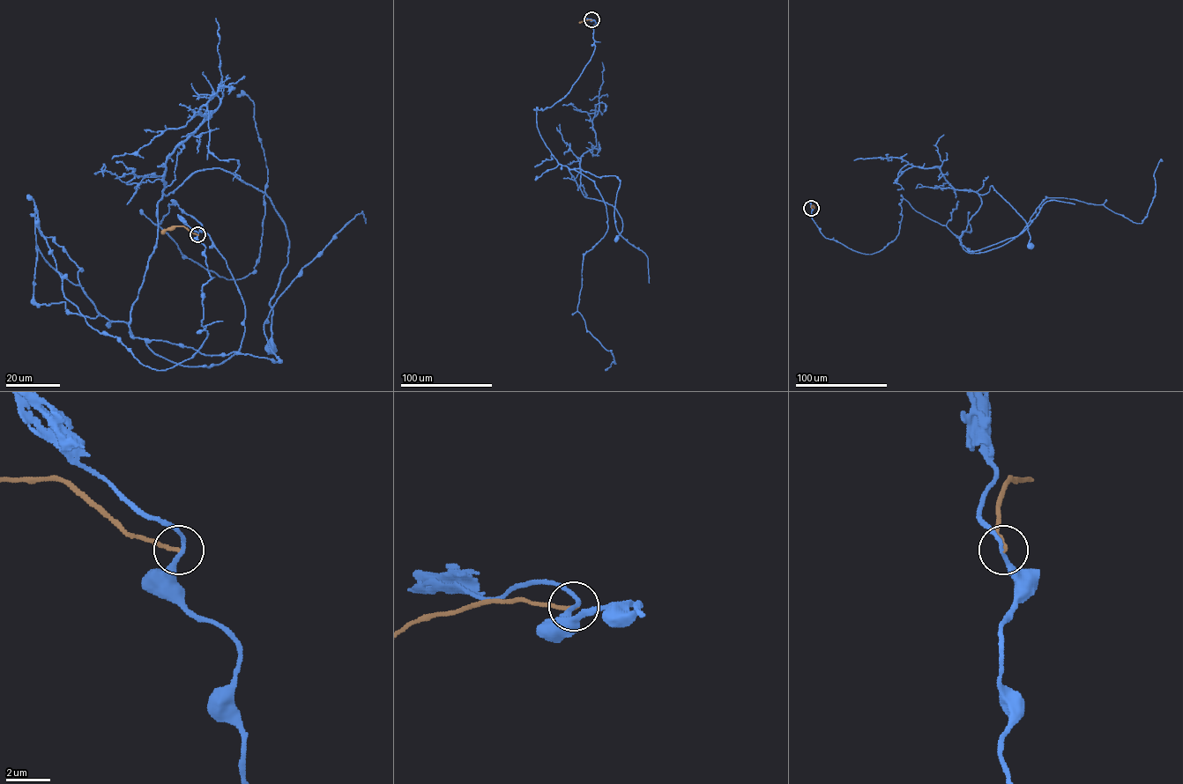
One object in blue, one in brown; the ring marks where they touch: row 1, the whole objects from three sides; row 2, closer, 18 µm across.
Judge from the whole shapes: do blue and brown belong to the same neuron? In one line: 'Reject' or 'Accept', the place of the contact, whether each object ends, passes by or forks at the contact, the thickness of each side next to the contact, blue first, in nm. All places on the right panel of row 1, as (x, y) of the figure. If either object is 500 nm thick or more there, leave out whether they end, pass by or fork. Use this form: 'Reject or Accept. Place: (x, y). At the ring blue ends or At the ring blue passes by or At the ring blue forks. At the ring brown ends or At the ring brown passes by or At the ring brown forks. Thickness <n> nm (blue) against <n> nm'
Reject. Place: (811, 208). At the ring blue passes by. At the ring brown ends. Thickness 200 nm (blue) against 170 nm

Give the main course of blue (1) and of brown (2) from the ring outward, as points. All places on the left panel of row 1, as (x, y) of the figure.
1: (198, 234), (207, 337), (158, 370), (35, 207), (128, 323), (162, 196), (228, 171), (289, 240), (271, 346)
2: (197, 234), (183, 226), (172, 226), (161, 233)

